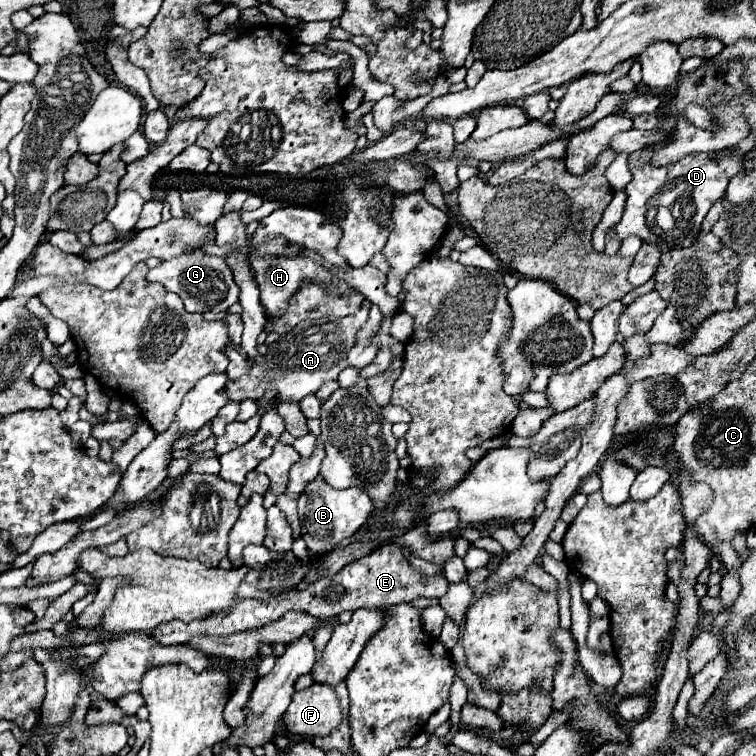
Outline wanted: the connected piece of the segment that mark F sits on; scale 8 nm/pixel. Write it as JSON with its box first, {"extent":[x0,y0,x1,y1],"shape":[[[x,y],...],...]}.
{"extent":[283,684,343,738],"shape":[[[313,684],[293,694],[293,700],[283,714],[283,724],[289,732],[317,738],[329,736],[343,722],[337,692],[327,684]]]}

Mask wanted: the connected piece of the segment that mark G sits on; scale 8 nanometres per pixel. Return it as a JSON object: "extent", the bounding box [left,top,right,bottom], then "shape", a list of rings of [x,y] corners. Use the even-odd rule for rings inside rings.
{"extent":[147,250,239,314],"shape":[[[201,250],[181,254],[169,262],[161,262],[161,266],[149,270],[147,280],[159,282],[167,290],[175,292],[183,300],[187,312],[201,312],[201,314],[209,310],[221,312],[221,310],[227,310],[231,304],[235,304],[239,296],[239,288],[233,280],[229,266],[225,264],[225,258],[209,256],[207,252],[201,252]]]}

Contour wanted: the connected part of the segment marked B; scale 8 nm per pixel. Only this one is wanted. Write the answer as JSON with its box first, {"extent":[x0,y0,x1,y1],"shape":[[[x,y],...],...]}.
{"extent":[299,474,373,554],"shape":[[[321,474],[313,478],[307,486],[305,492],[299,496],[299,518],[301,518],[301,534],[303,540],[307,542],[307,548],[313,554],[327,554],[335,548],[345,538],[351,538],[371,516],[373,504],[361,488],[329,488],[325,480],[321,480]]]}

